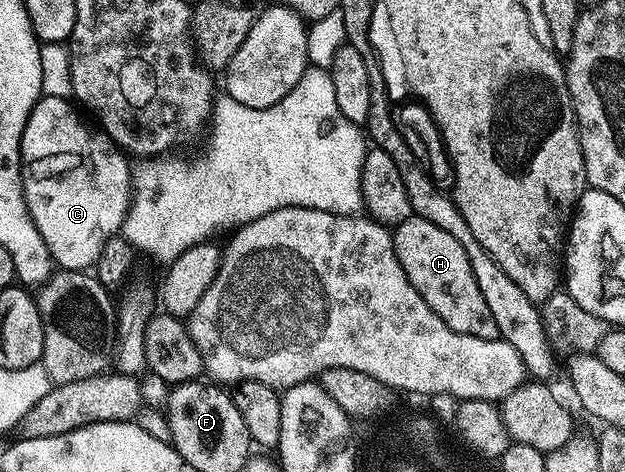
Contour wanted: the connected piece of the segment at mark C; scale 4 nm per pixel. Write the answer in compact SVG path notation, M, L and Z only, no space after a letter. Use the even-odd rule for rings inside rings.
M43 96L34 104L34 110L24 127L22 136L22 193L26 197L26 206L32 223L36 223L36 231L40 231L51 257L54 258L55 266L62 271L86 271L97 262L98 256L102 254L103 242L121 230L132 196L132 165L131 162L126 162L127 154L119 149L105 132L97 131L98 133L90 134L89 127L82 122L81 115L69 105L70 103L65 97Z

